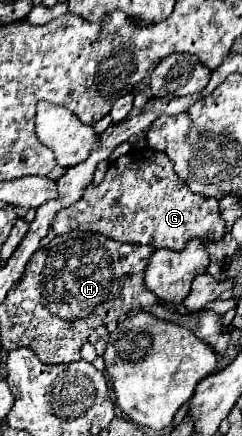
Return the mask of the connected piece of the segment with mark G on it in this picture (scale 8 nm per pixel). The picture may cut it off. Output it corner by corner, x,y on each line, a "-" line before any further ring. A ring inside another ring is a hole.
150,146
132,148
112,162
104,180
86,186
84,196
70,208
58,212
52,222
56,234
66,234
70,230
98,232
118,242
152,244
178,252
186,248
186,240
194,236
206,242
222,240
226,232
224,226
218,200
192,194
186,182
176,176
172,160

